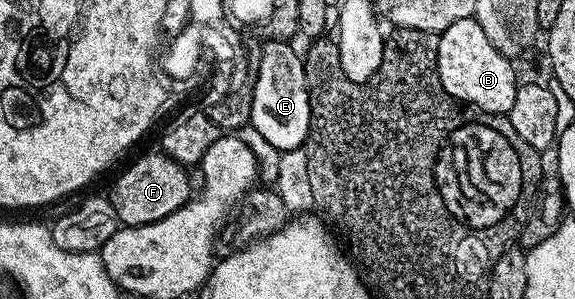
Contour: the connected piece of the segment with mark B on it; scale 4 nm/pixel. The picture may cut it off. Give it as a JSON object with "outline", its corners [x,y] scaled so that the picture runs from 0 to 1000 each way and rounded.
{"outline":[[[824,57],[795,64],[788,90],[781,90],[770,110],[763,114],[763,167],[760,171],[760,224],[767,251],[767,291],[781,321],[812,358],[824,358],[828,368],[842,378],[857,378],[863,385],[887,381],[896,328],[899,268],[896,271],[896,231],[890,194],[880,191],[875,177],[850,144],[850,117],[837,104],[837,77],[830,77]]]}

